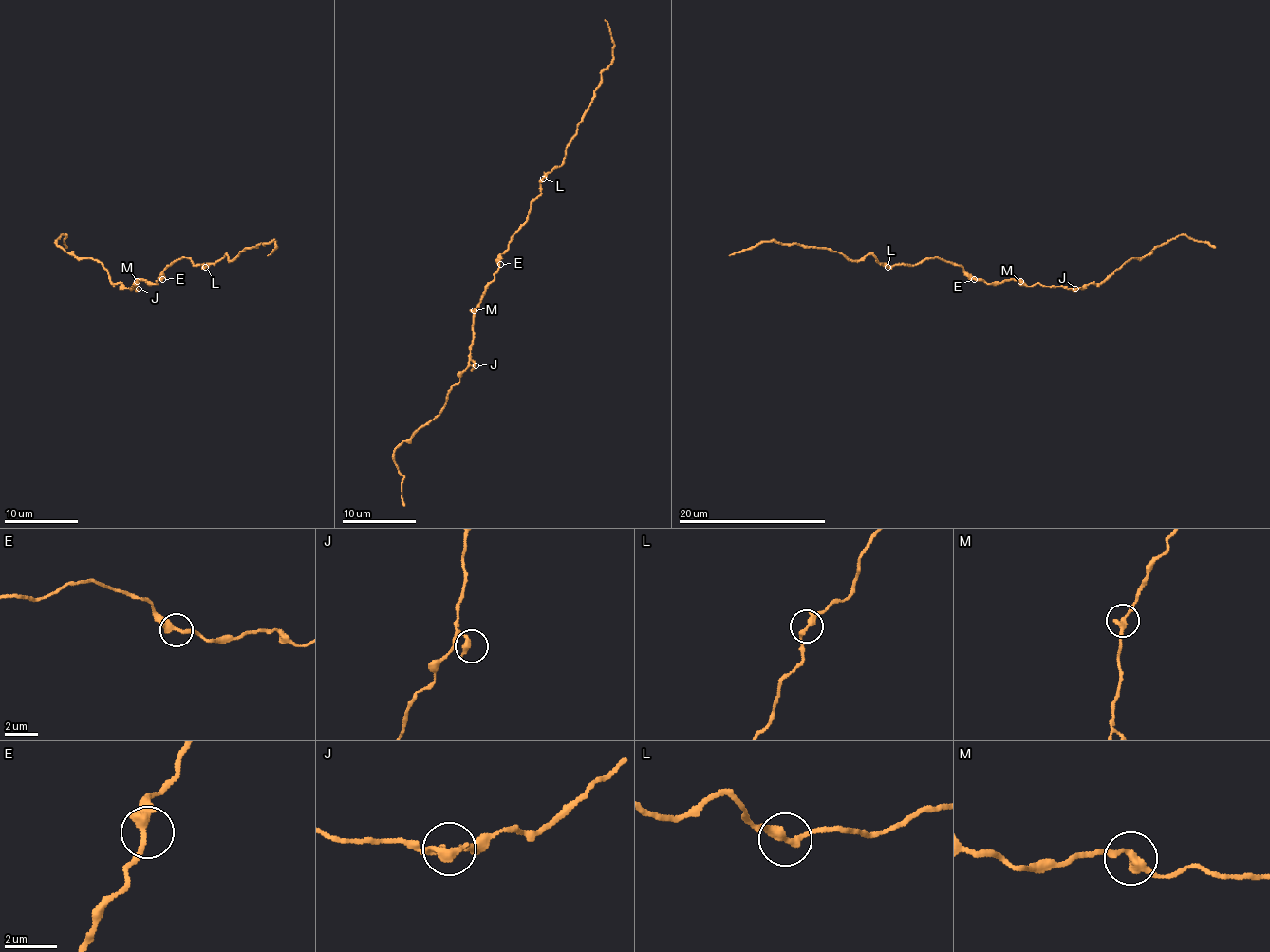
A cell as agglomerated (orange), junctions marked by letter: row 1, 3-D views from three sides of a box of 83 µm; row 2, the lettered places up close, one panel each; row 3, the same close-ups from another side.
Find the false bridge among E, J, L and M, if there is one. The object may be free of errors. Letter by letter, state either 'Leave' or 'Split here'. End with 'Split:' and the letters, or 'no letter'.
E: Leave
J: Leave
L: Split here
M: Leave
Split: L

